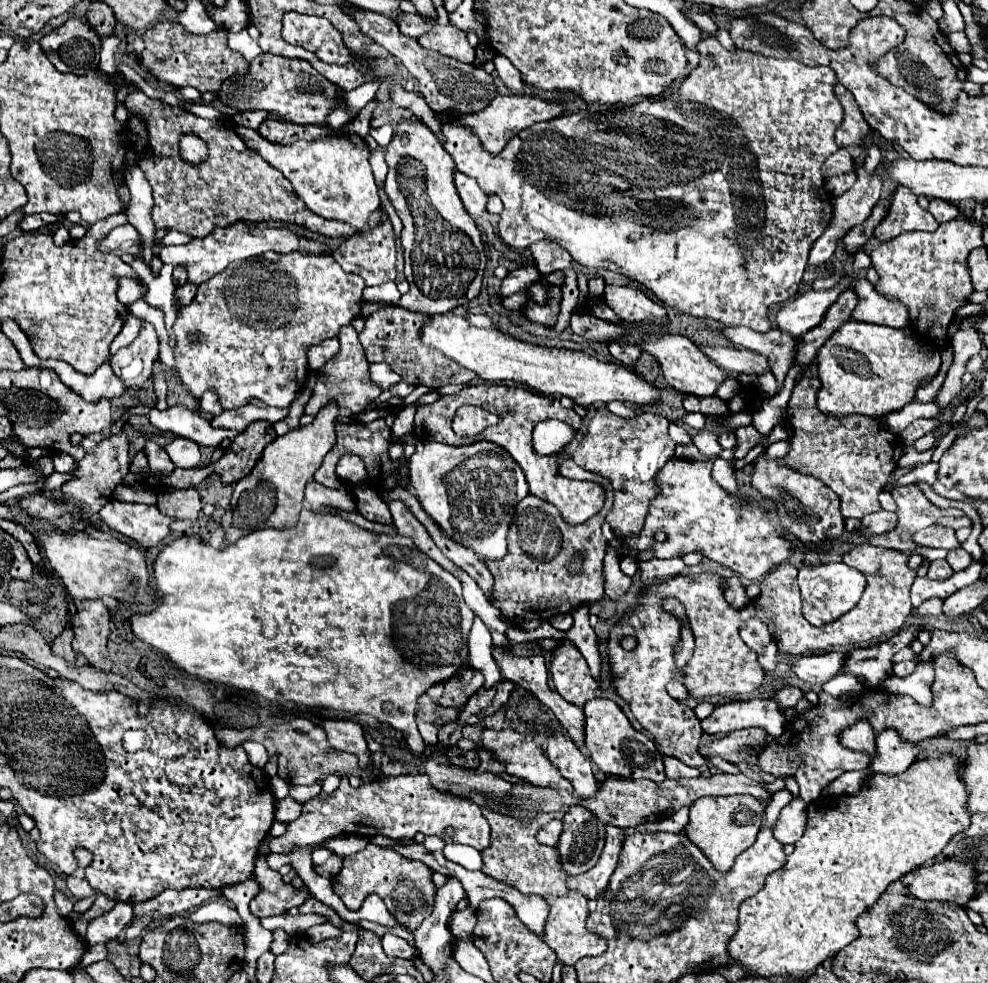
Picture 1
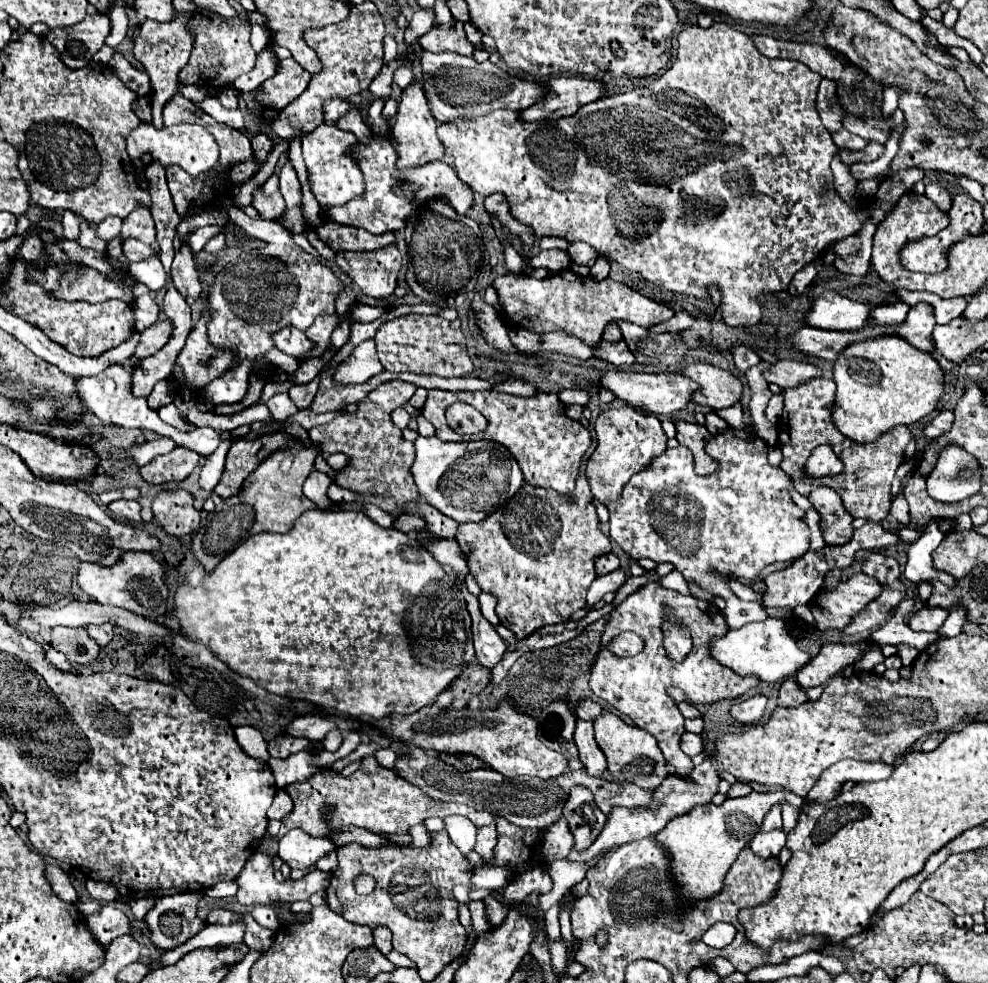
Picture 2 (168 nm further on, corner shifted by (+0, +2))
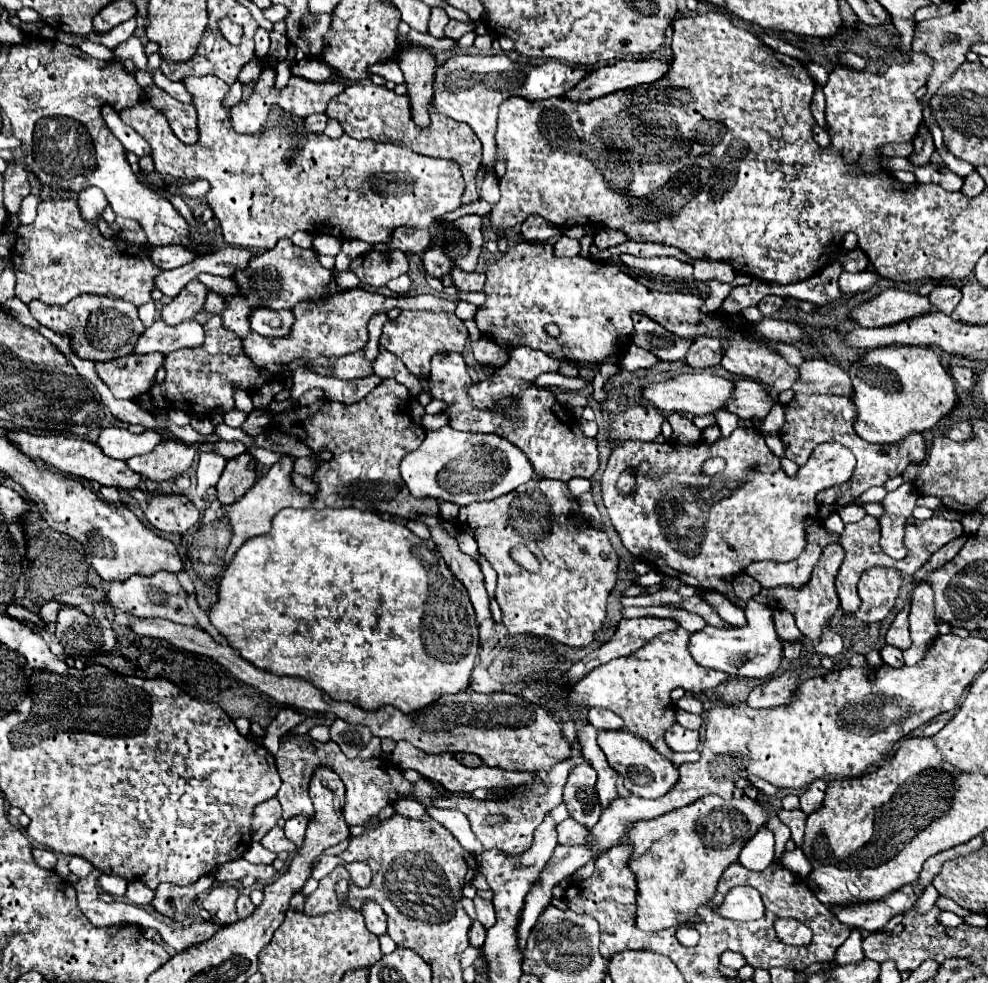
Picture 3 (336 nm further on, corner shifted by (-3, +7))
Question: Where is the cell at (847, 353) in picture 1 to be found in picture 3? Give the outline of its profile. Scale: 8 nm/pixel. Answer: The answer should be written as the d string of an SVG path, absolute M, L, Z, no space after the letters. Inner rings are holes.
M892 345L870 349L862 361L850 367L848 375L856 387L856 395L852 397L858 407L856 433L868 443L894 445L910 433L934 429L958 405L950 373L928 347Z

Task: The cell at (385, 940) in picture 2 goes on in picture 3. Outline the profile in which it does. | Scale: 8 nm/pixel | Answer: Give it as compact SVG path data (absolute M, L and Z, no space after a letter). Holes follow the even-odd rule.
M364 901L360 911L366 919L368 931L372 931L374 935L384 935L386 933L386 915L376 901Z

